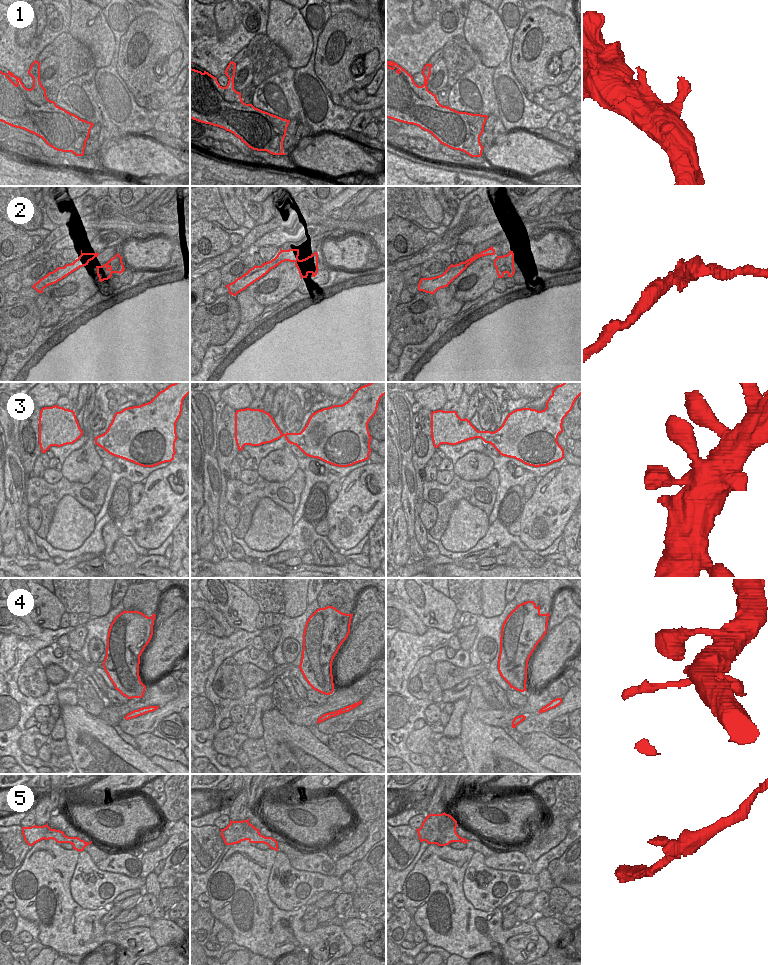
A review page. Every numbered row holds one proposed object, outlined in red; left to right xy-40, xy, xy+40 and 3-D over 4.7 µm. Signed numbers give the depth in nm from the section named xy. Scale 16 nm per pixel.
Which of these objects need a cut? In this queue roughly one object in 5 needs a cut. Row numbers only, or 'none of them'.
1, 2, 5

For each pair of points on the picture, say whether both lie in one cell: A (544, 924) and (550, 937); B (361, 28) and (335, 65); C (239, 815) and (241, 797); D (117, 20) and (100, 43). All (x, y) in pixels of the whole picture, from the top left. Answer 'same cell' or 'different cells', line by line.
A: same cell
B: same cell
C: same cell
D: different cells

